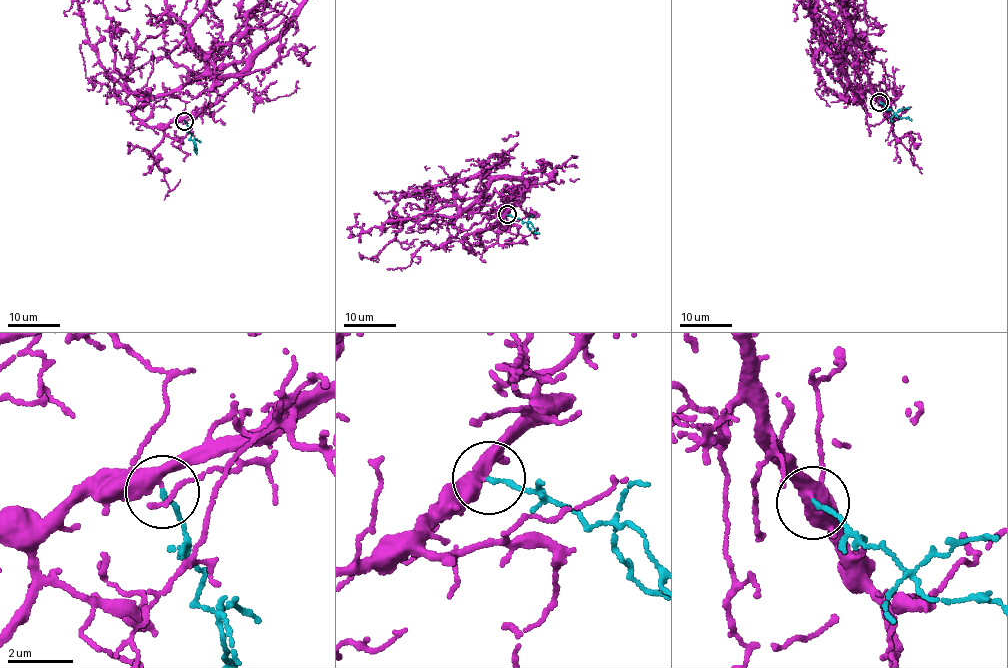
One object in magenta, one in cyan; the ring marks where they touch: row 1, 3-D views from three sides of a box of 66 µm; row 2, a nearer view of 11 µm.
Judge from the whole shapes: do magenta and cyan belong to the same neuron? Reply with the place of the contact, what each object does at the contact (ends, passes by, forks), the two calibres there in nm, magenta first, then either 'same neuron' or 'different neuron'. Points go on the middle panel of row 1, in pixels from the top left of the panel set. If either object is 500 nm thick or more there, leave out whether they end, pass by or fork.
place (507, 214); magenta passes by; cyan ends; calibres 460 and 120 nm; same neuron

